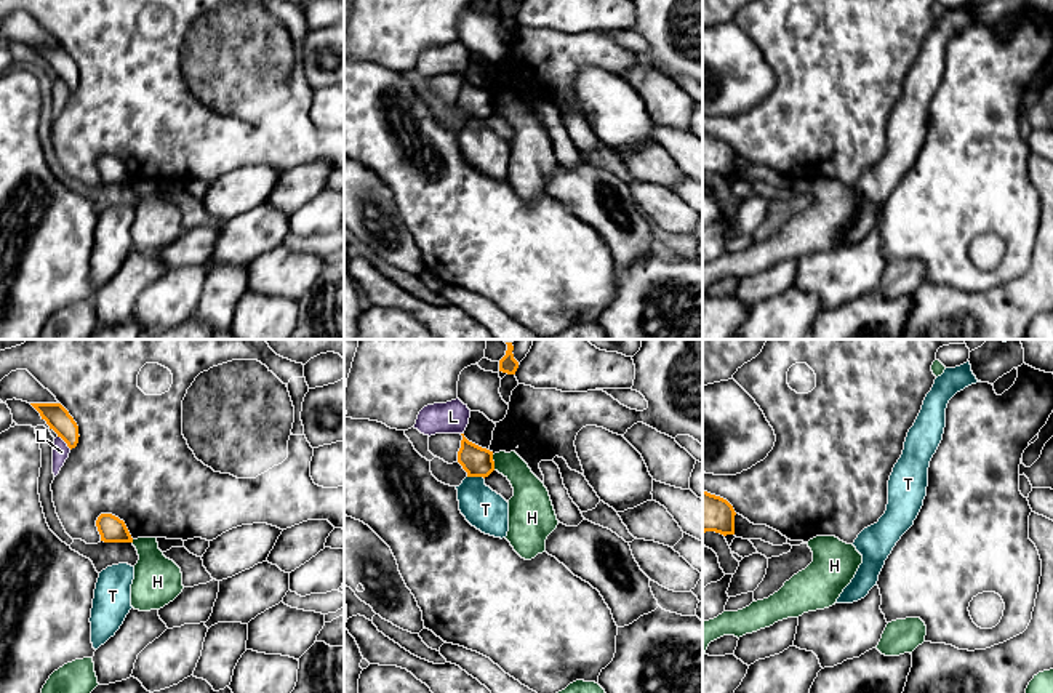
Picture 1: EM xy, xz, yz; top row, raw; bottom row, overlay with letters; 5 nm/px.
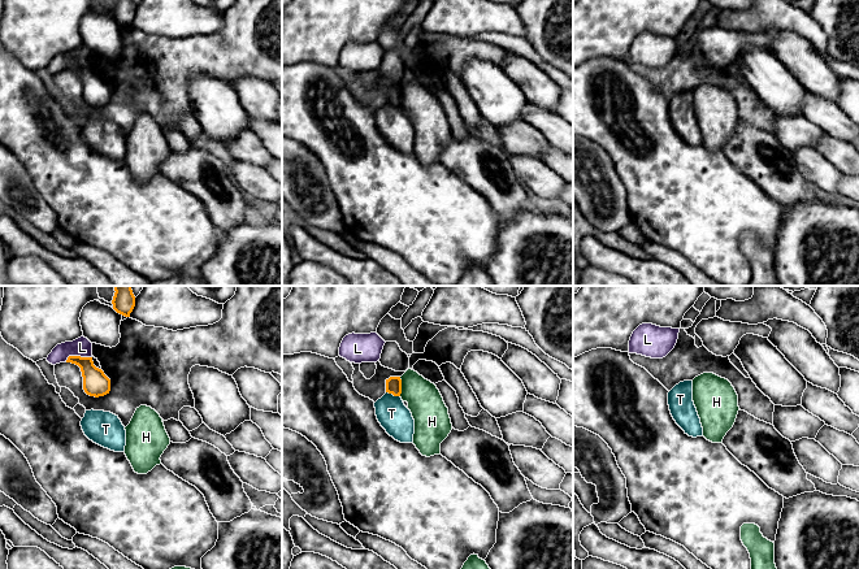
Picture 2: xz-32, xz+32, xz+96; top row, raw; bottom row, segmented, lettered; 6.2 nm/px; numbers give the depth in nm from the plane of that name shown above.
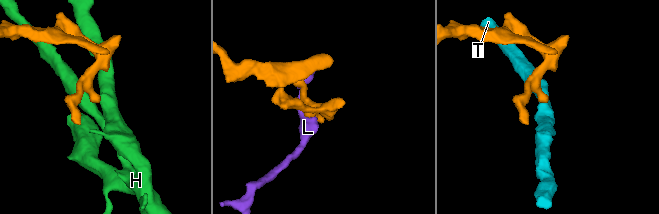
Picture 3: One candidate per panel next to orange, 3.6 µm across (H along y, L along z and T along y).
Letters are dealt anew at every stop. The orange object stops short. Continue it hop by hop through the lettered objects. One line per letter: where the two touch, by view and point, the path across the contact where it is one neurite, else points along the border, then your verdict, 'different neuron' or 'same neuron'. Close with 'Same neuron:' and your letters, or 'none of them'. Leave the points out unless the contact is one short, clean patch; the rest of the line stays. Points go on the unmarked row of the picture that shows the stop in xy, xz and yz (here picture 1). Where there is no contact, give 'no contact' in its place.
H: contact xz (493, 104); border xz (492, 96), (495, 111); different neuron
L: contact xy (64, 82); different neuron
T: contact xz (476, 117); border xz (468, 117), (480, 117), (484, 120); different neuron
Same neuron: none of them

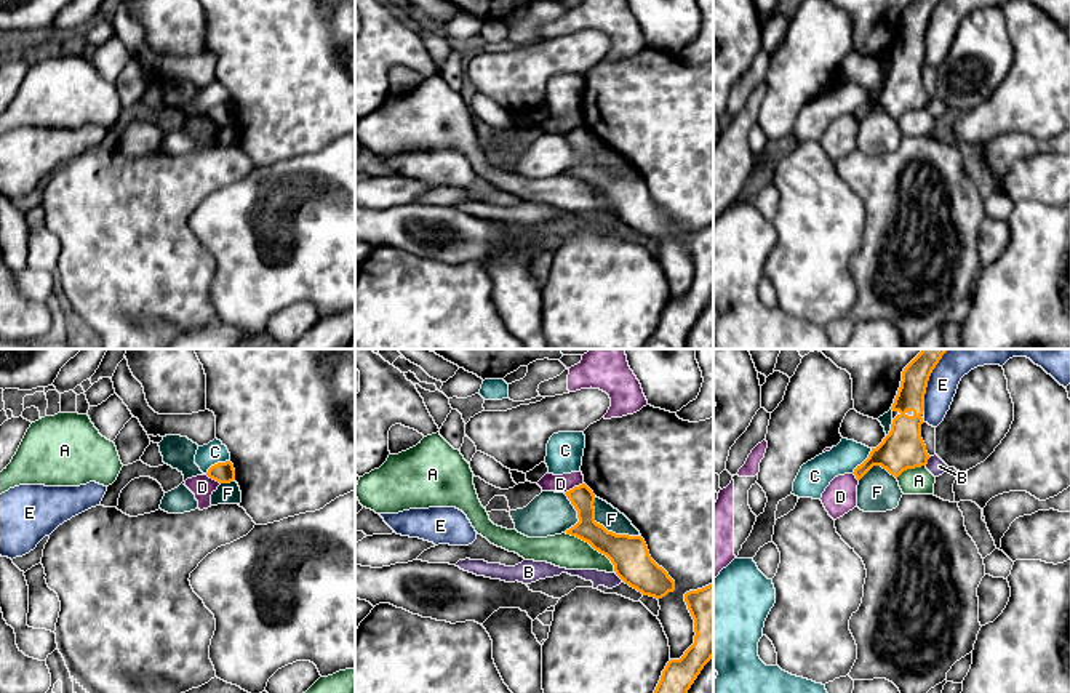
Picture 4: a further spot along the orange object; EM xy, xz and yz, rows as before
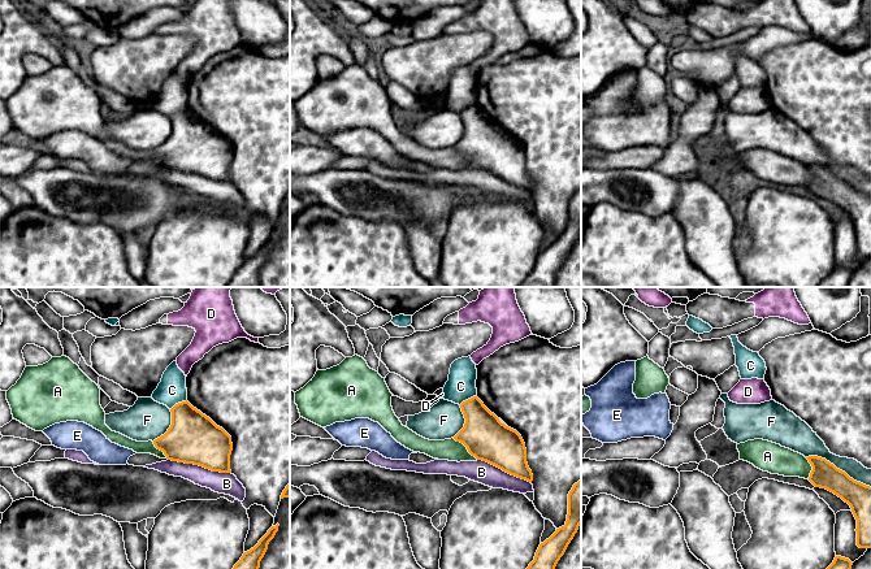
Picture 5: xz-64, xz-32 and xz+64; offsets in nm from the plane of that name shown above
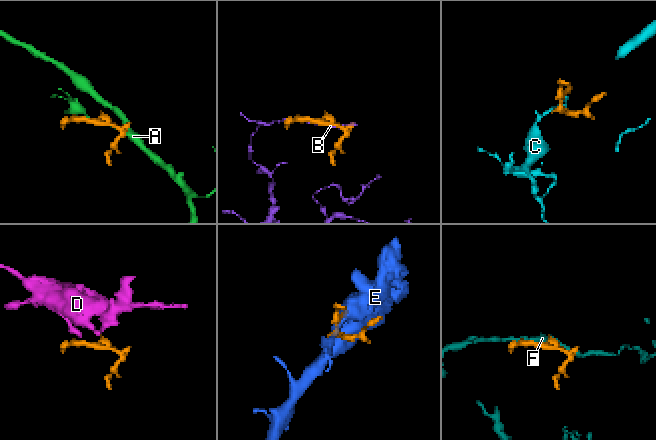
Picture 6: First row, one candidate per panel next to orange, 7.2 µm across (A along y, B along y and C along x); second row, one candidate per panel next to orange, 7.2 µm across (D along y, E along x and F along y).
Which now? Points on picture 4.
A: contact xz (594, 189); different neuron
B: contact xz (619, 218); different neuron
C: contact yz (864, 103); different neuron
D: contact xz (574, 128); border xz (582, 124), (565, 135); different neuron
E: contact yz (926, 28); different neuron
F: contact xz (605, 170); different neuron
Same neuron: none of them

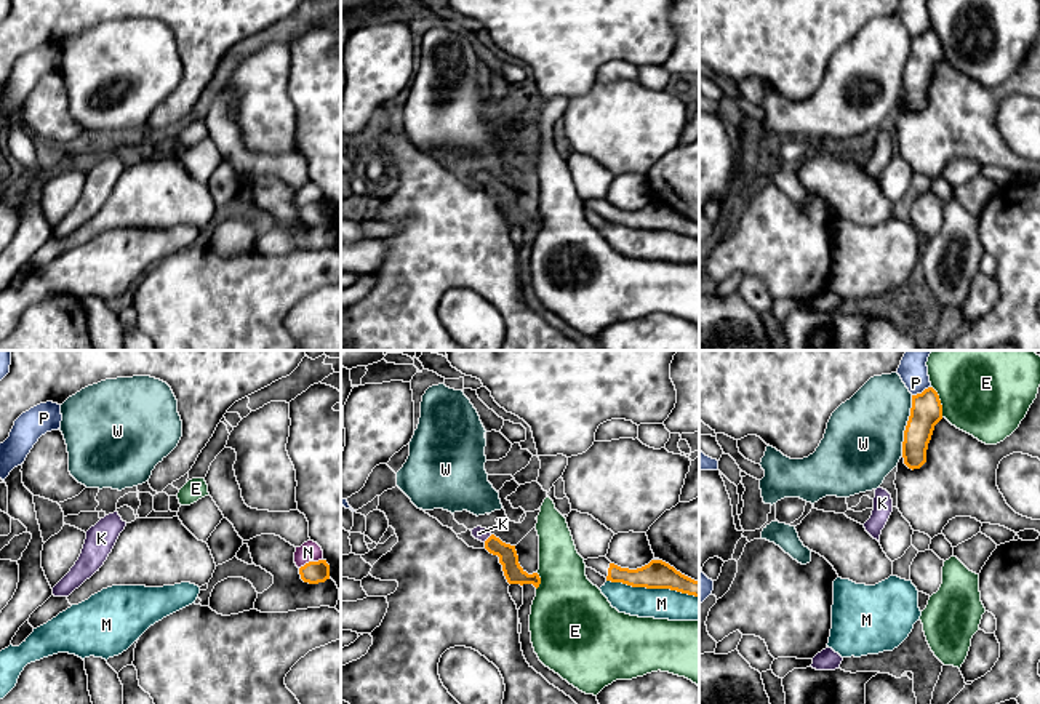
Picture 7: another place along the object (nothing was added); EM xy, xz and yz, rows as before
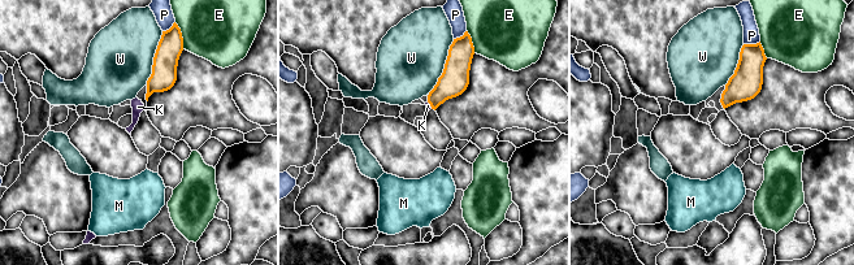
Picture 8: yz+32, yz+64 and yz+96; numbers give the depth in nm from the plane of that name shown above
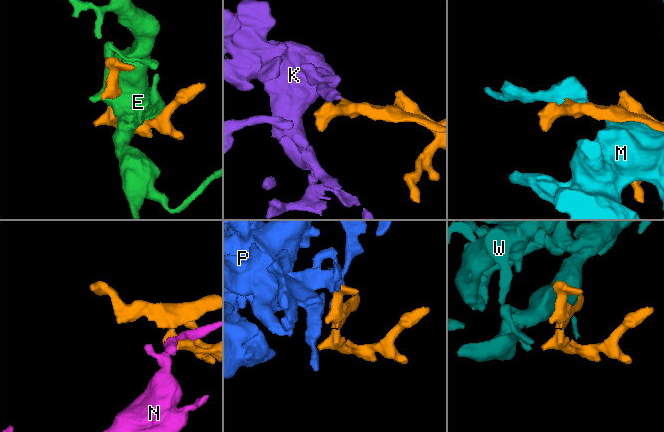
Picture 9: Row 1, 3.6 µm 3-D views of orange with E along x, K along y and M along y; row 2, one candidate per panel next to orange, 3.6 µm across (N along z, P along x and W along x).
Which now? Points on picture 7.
E: contact yz (940, 44); different neuron
K: contact xz (488, 180); way xz (514, 215), (509, 200), (488, 180), (479, 175); same neuron
M: contact xz (653, 229); different neuron
N: contact xy (311, 204); different neuron
P: contact yz (922, 34); different neuron
W: contact yz (906, 68); different neuron
Same neuron: K

